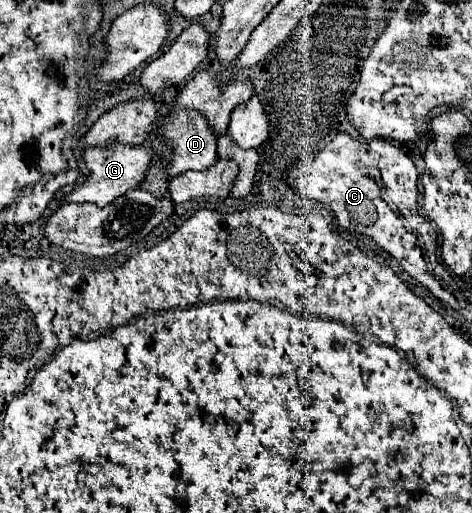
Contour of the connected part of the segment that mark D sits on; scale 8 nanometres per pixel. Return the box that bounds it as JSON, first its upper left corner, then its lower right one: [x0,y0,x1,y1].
[160,108,218,176]

